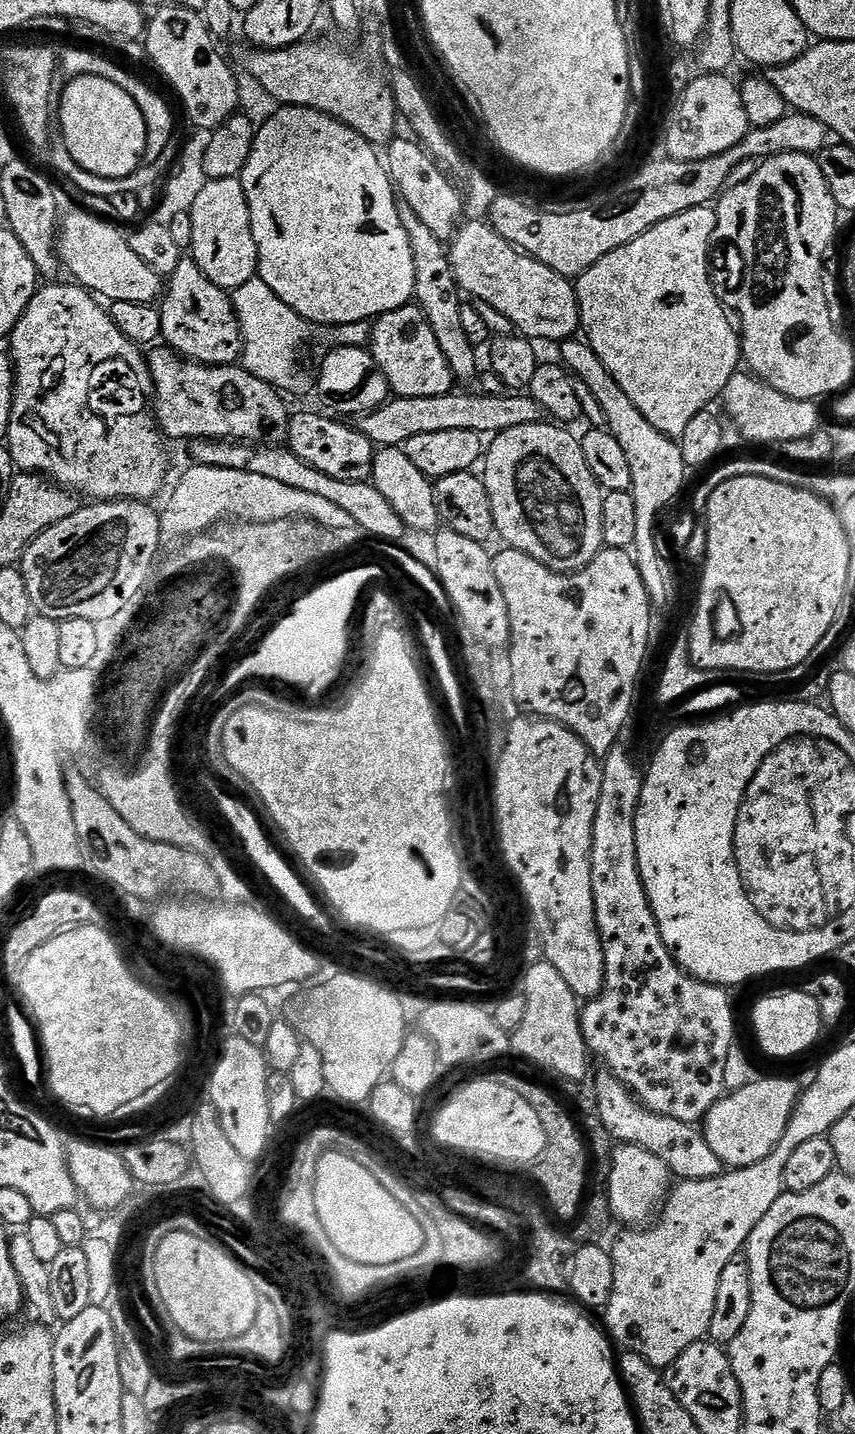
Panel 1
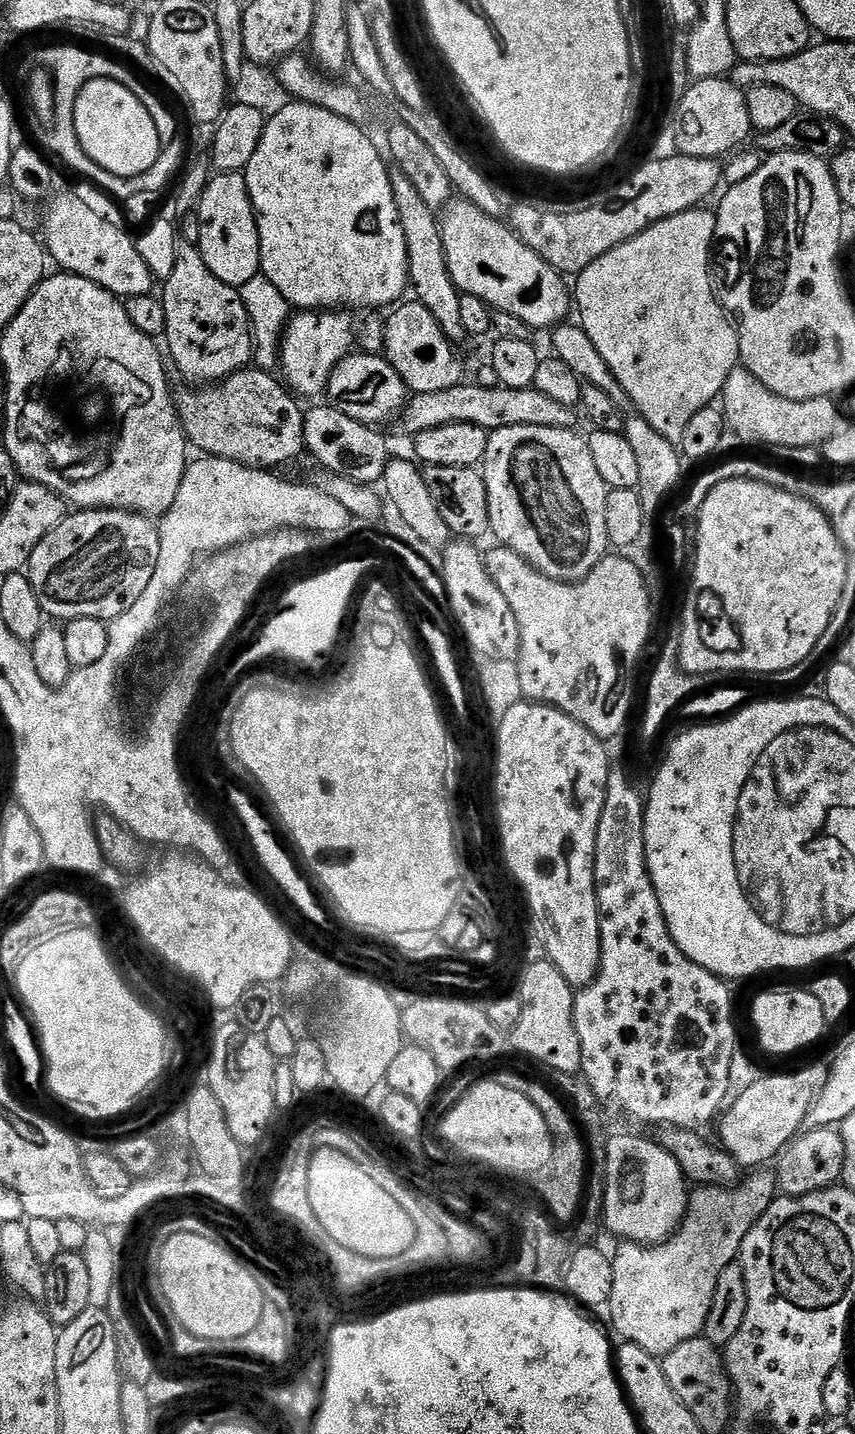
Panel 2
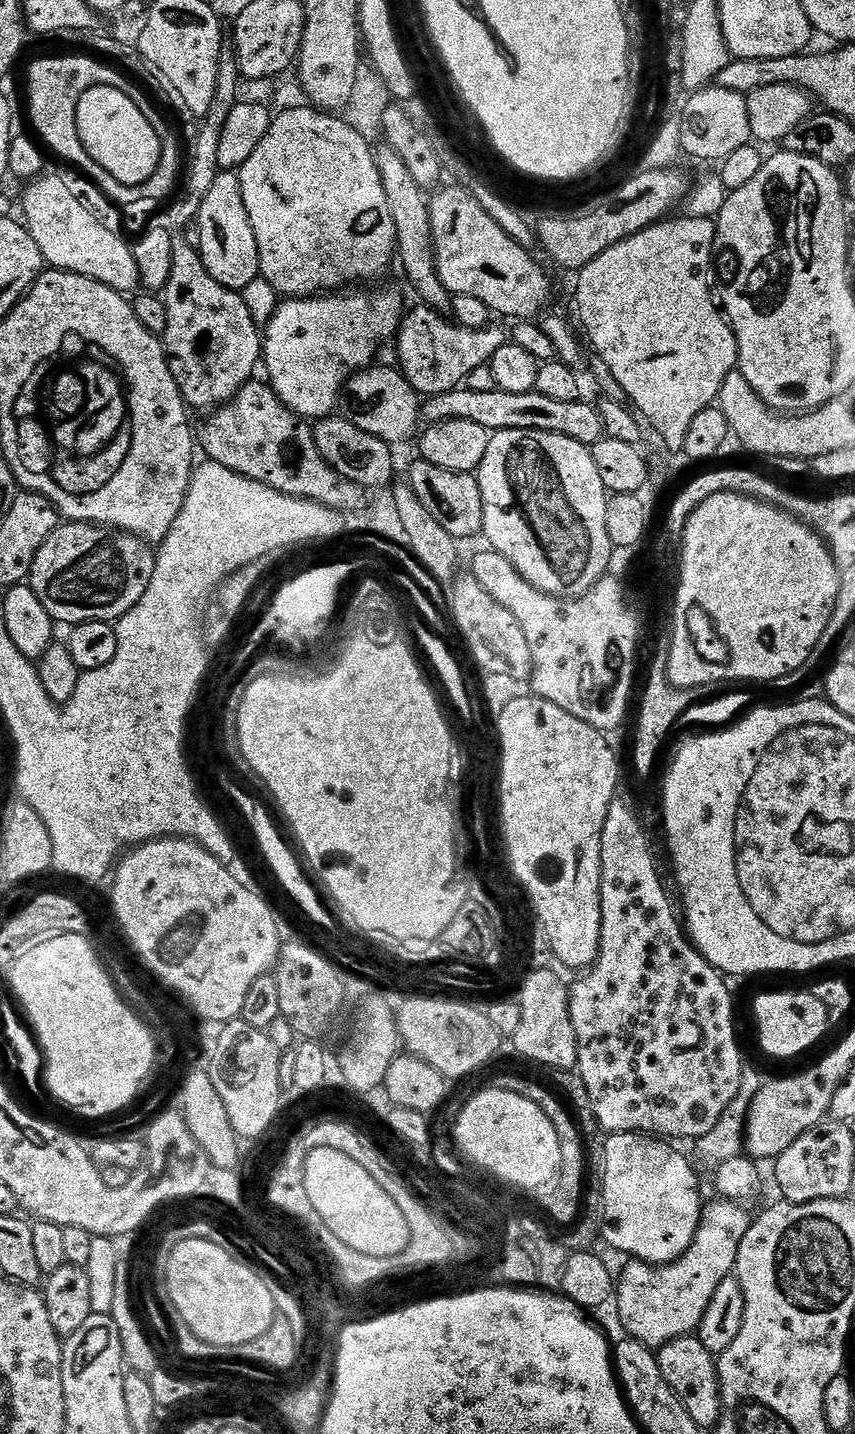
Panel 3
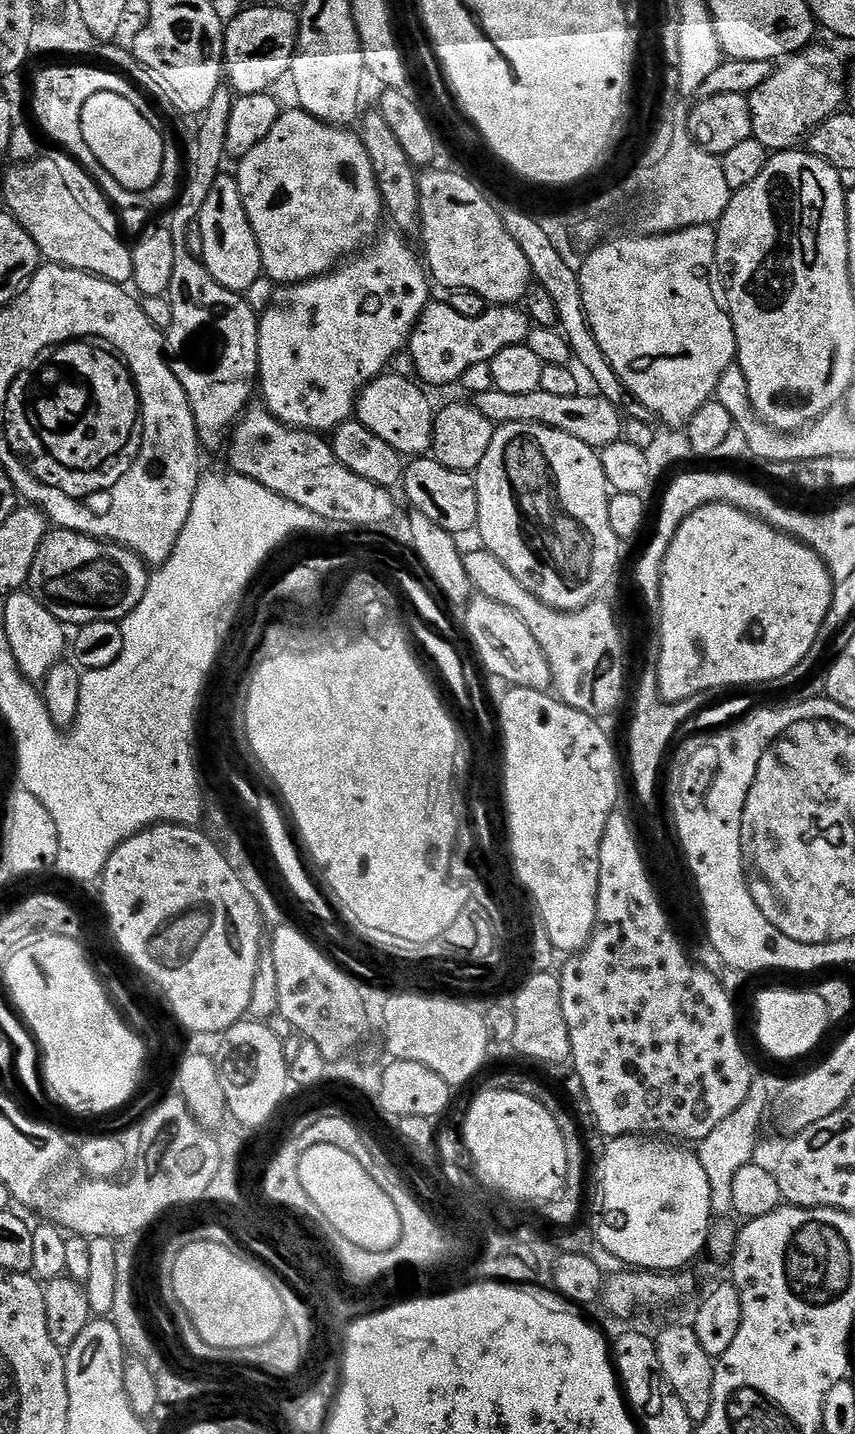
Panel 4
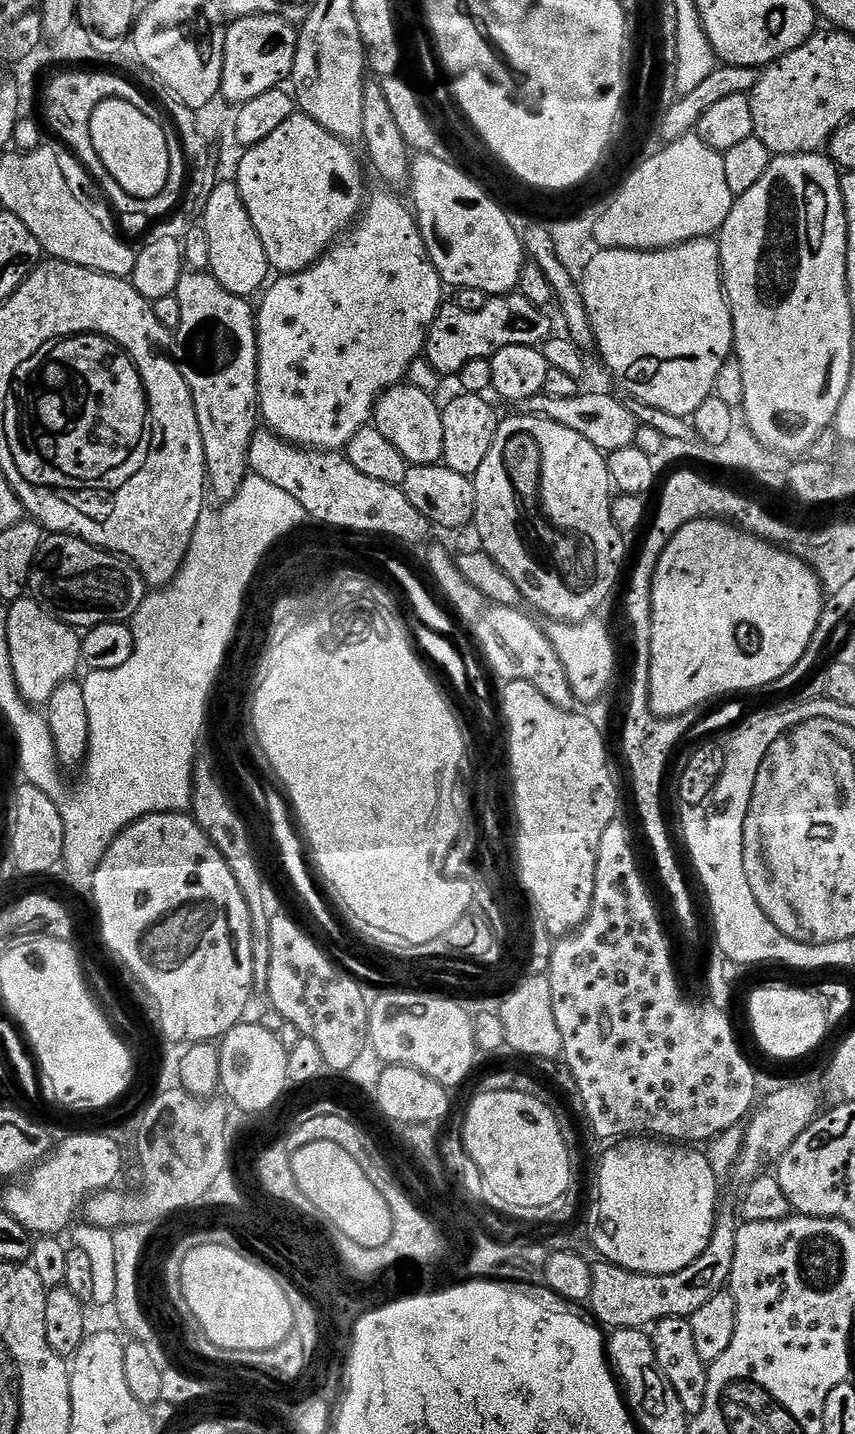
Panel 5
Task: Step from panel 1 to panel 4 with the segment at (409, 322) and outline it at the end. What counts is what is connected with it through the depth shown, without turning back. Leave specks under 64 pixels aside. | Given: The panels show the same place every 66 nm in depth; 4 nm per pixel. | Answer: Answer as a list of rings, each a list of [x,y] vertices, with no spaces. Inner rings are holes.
[[[430,302],[420,315],[420,320],[408,339],[406,350],[413,356],[415,375],[425,385],[433,384],[436,388],[444,388],[447,384],[456,386],[472,366],[489,363],[495,356],[502,354],[502,350],[525,343],[532,327],[534,324],[520,306],[488,306],[478,318],[466,318],[455,310],[450,310],[446,302]]]

